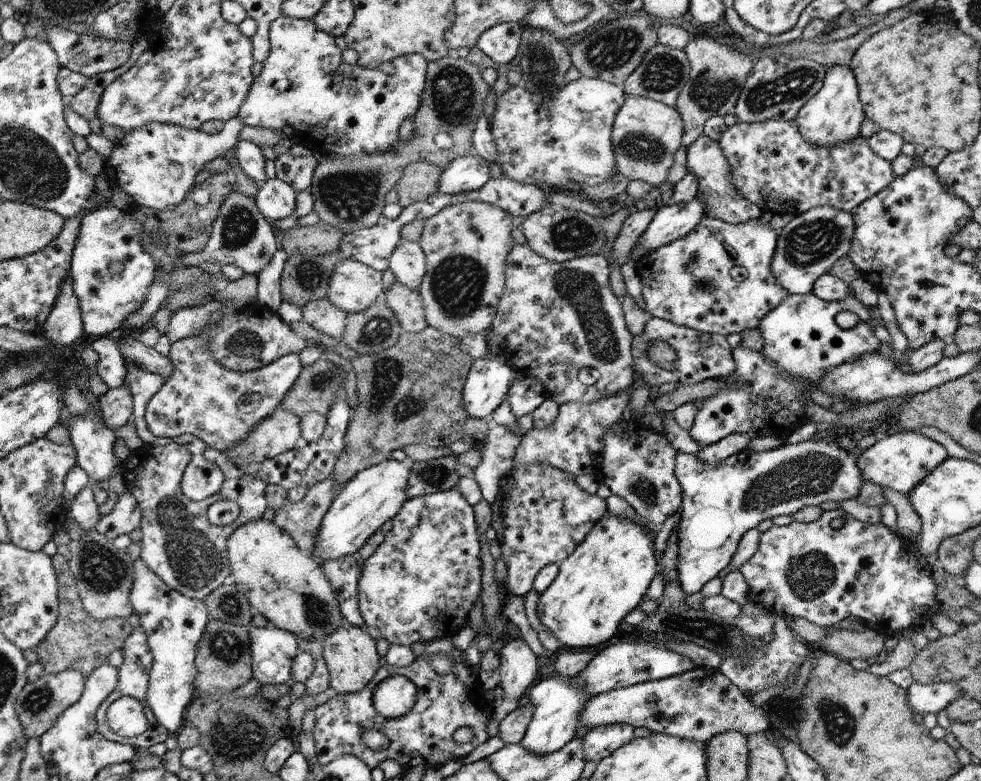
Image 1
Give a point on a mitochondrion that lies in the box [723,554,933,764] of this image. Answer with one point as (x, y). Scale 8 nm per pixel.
(839, 722)

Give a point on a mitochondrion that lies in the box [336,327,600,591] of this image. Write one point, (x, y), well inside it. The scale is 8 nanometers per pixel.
(385, 374)

